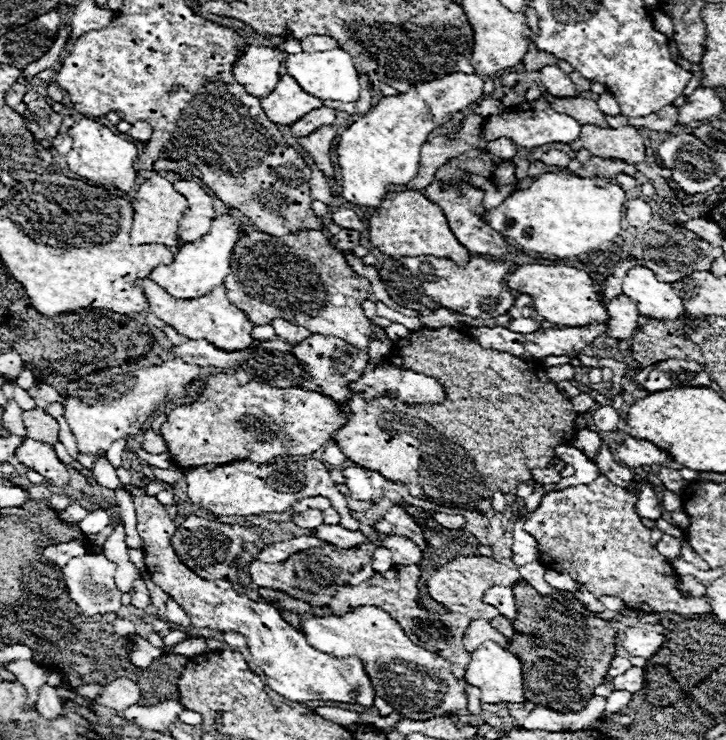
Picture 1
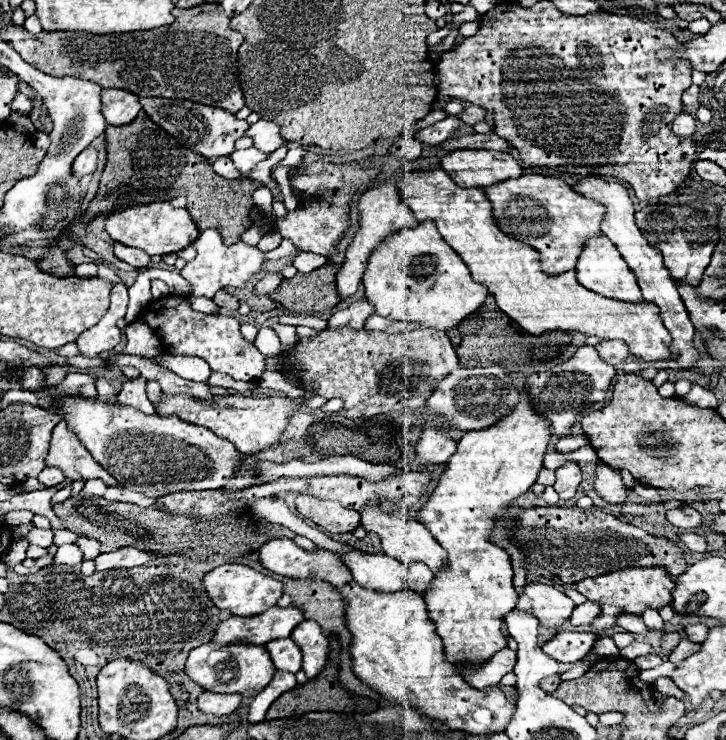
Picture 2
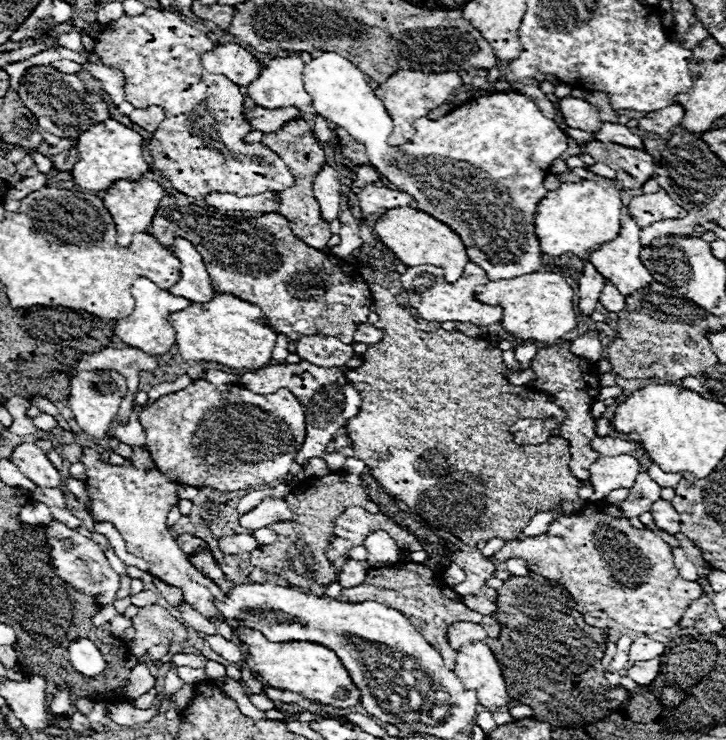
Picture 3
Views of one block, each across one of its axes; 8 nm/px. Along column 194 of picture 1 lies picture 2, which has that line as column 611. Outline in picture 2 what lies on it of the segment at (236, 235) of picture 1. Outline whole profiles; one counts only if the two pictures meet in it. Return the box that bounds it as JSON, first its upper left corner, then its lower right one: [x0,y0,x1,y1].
[576,236,642,302]

